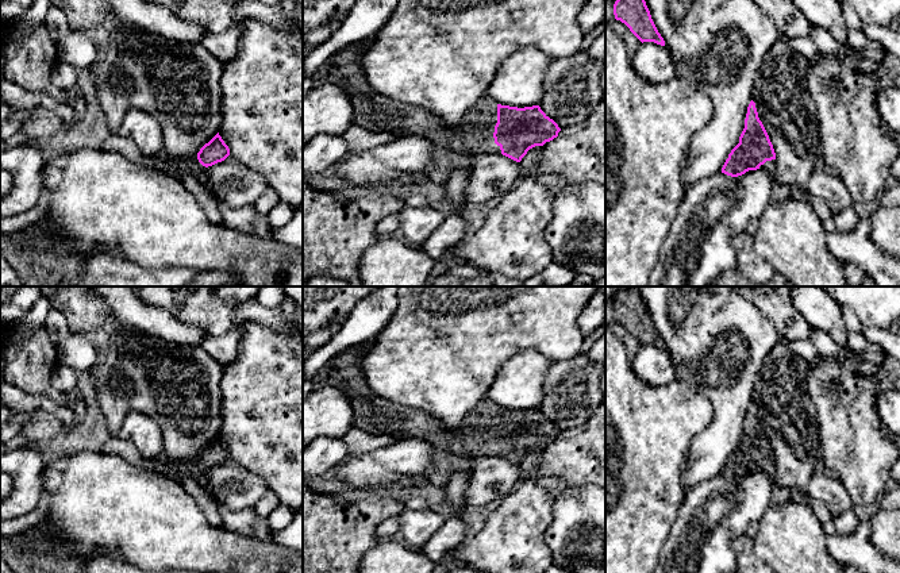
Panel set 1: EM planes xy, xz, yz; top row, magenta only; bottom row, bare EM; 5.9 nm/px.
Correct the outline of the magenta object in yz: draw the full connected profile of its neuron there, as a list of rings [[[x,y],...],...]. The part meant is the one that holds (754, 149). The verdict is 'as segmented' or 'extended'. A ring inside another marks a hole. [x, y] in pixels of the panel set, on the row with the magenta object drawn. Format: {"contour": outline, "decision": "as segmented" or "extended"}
{"contour": [[[751,100],[747,107],[745,128],[739,143],[731,150],[722,173],[738,177],[749,170],[765,170],[770,176],[776,170],[776,153],[769,135],[758,118],[755,103]]], "decision": "extended"}

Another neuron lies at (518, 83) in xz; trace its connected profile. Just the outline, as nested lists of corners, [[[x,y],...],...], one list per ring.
[[[532,46],[516,50],[501,62],[485,95],[501,105],[539,105],[550,61],[550,57]]]

